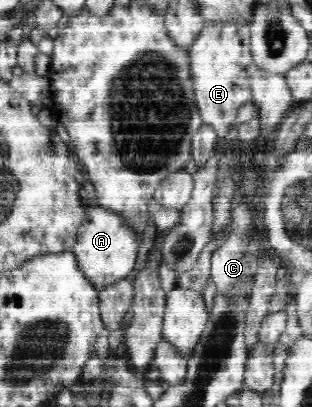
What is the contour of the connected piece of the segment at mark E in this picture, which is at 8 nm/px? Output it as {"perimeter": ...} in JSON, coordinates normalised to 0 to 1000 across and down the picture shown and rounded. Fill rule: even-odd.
{"perimeter":[[[801,61],[654,69],[599,120],[603,184],[615,233],[651,305],[683,312],[699,334],[724,332],[792,253],[811,248],[804,194],[830,165],[804,133]]]}

